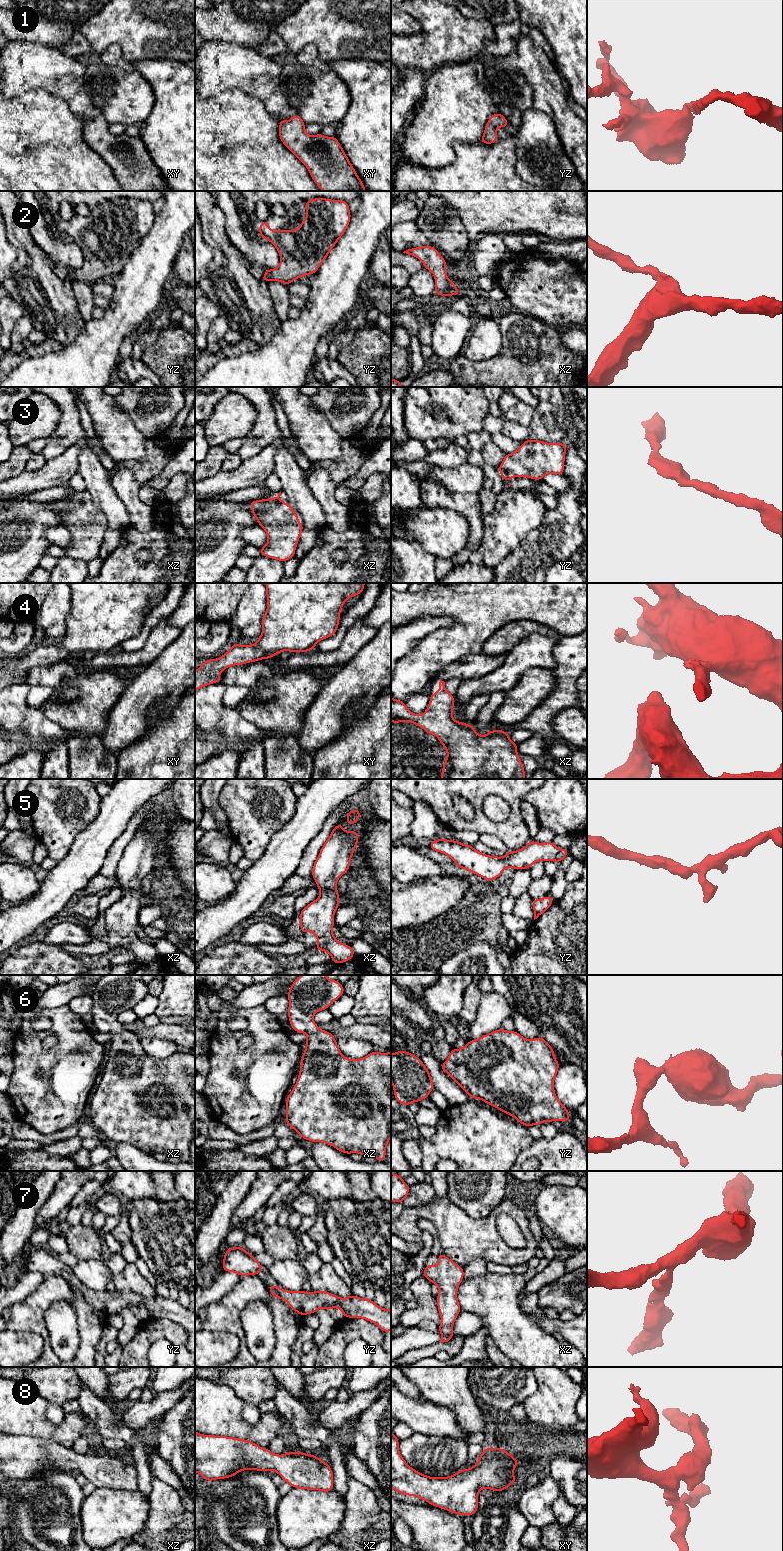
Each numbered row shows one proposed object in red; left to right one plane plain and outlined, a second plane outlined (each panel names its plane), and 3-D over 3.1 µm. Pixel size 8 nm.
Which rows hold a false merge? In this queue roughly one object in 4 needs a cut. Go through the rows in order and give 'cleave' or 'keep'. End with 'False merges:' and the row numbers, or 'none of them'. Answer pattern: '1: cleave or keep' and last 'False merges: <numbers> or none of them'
1: keep
2: keep
3: keep
4: keep
5: keep
6: keep
7: keep
8: keep
False merges: none of them

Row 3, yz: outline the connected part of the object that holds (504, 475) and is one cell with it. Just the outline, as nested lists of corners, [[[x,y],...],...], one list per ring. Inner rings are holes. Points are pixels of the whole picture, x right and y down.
[[[527,439],[517,451],[505,454],[497,470],[501,479],[511,481],[515,476],[542,480],[547,474],[564,473],[566,443],[547,443]]]

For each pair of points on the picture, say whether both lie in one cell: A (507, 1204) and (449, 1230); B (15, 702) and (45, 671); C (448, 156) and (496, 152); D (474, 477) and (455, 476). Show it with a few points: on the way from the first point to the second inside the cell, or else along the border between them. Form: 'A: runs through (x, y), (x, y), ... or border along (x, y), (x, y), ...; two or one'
A: runs through (493, 1215), (478, 1230), (463, 1230); one
B: border along (23, 682), (29, 686); two
C: border along (476, 142), (454, 142), (455, 159), (436, 168); two
D: runs through (469, 477), (460, 477); one

